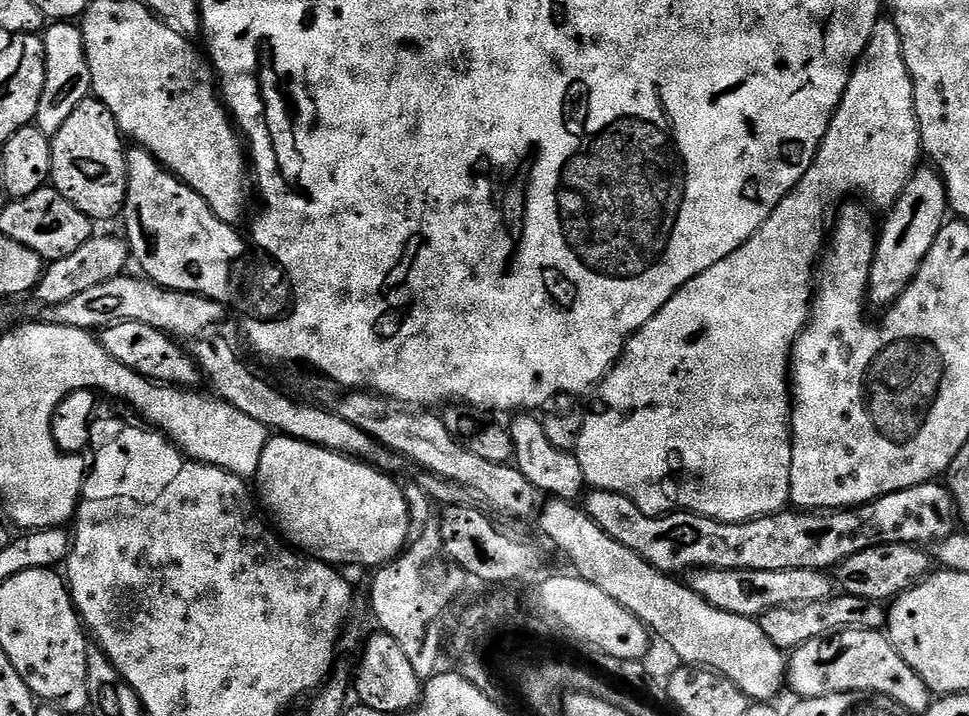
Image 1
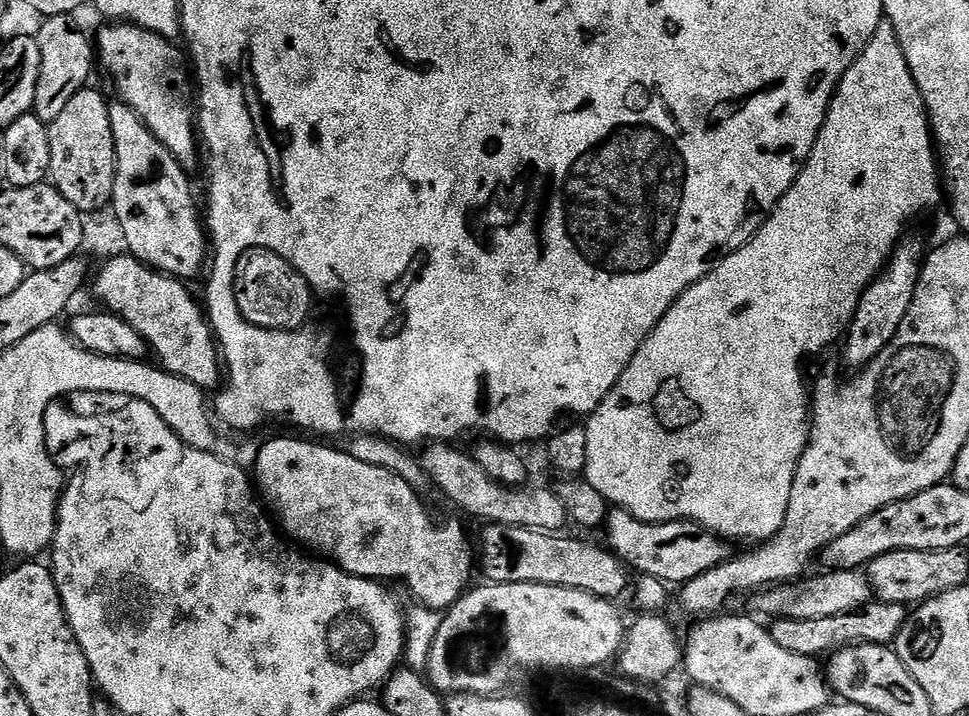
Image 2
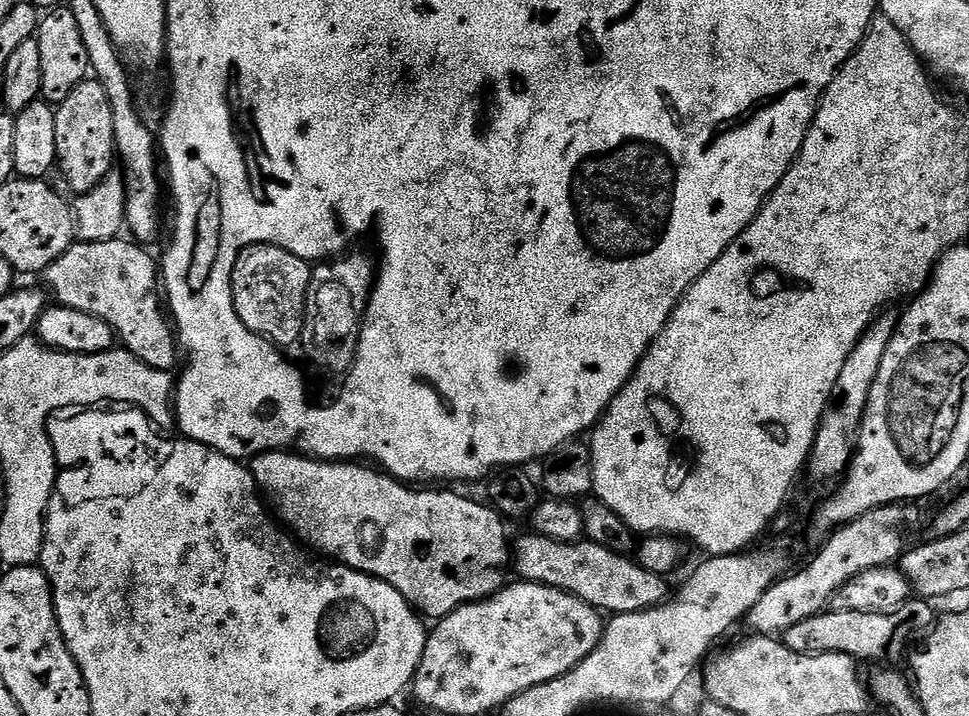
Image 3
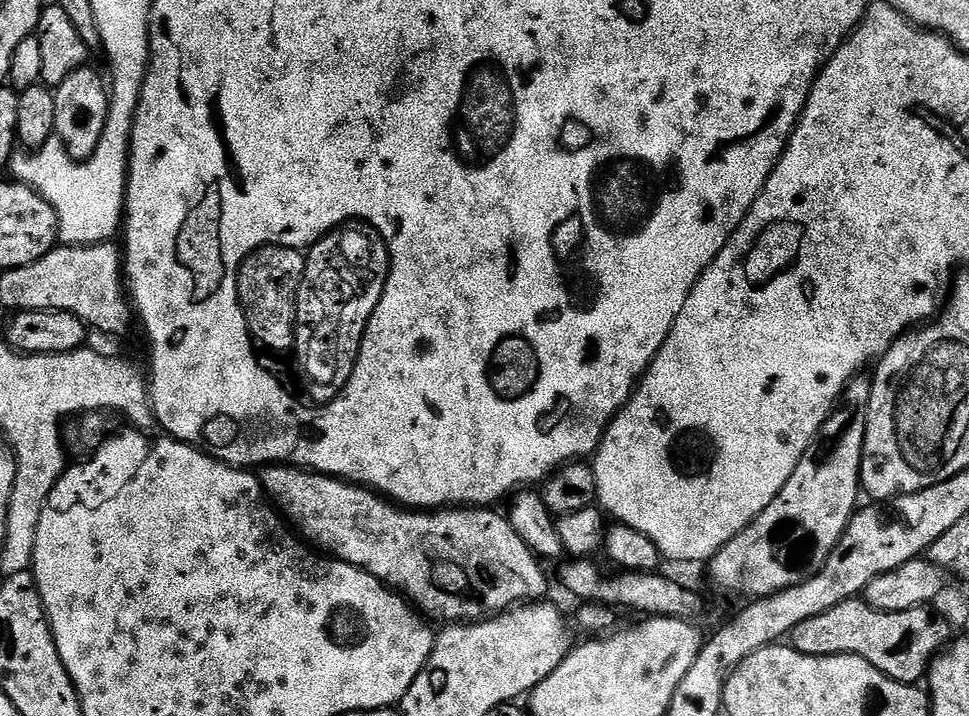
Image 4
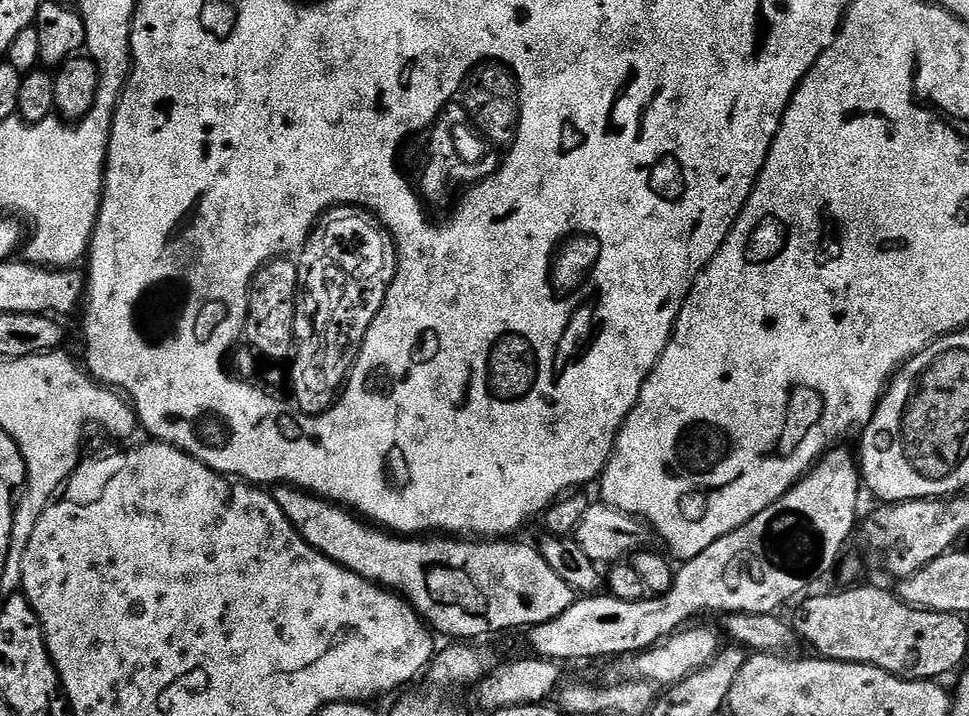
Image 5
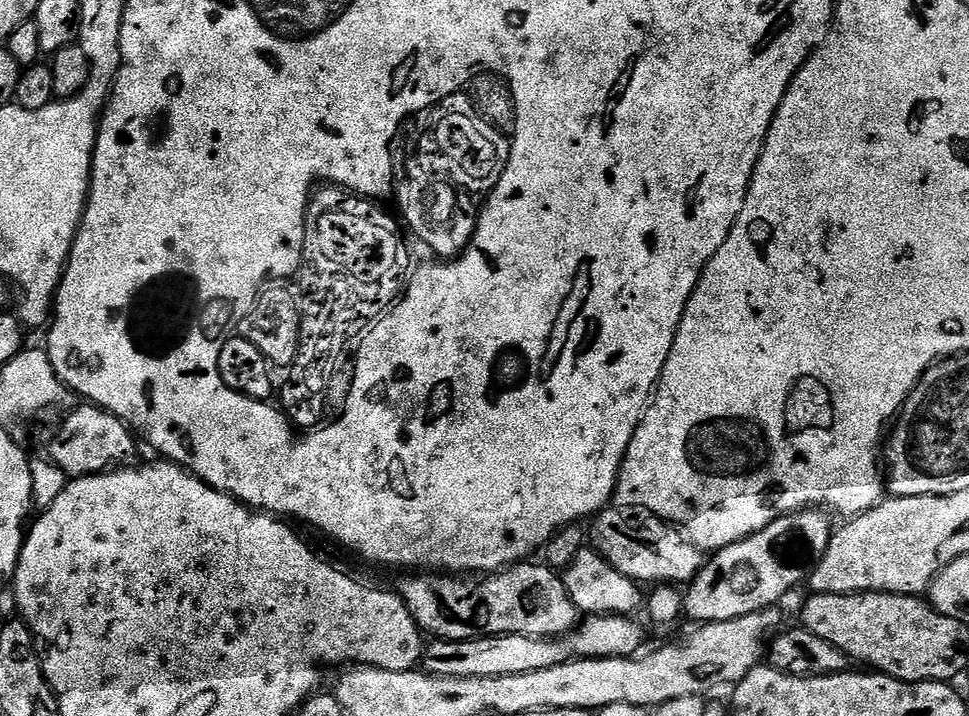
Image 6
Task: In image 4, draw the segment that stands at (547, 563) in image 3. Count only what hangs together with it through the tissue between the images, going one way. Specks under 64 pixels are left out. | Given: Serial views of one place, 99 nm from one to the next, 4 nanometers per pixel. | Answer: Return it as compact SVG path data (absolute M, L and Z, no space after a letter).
M572 558L567 562L561 563L560 568L560 584L572 596L577 596L580 602L590 604L606 604L615 606L617 609L629 608L632 612L644 612L648 616L665 616L666 618L678 618L685 620L691 624L700 622L700 619L708 612L708 604L696 592L691 592L688 588L683 588L676 580L671 580L668 576L660 576L659 571L654 572L629 572L627 570L617 571L617 576L607 576L598 565L595 564L595 559L592 558Z

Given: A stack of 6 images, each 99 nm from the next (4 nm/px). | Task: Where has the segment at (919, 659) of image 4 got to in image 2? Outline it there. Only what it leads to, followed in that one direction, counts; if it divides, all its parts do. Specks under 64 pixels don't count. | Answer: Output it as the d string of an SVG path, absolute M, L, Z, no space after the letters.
M869 602L865 608L859 608L857 612L838 614L834 618L814 618L813 620L776 618L771 621L770 631L774 642L778 642L782 650L790 650L790 654L820 658L835 652L838 648L846 647L847 644L891 645L909 620L910 612L905 605Z

